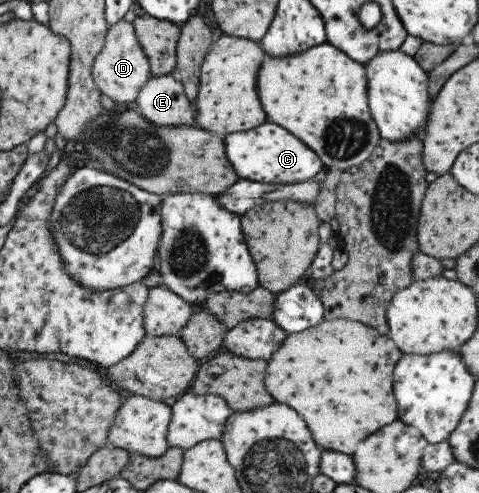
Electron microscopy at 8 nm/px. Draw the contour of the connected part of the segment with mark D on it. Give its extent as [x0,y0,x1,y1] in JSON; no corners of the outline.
[92,19,150,103]

